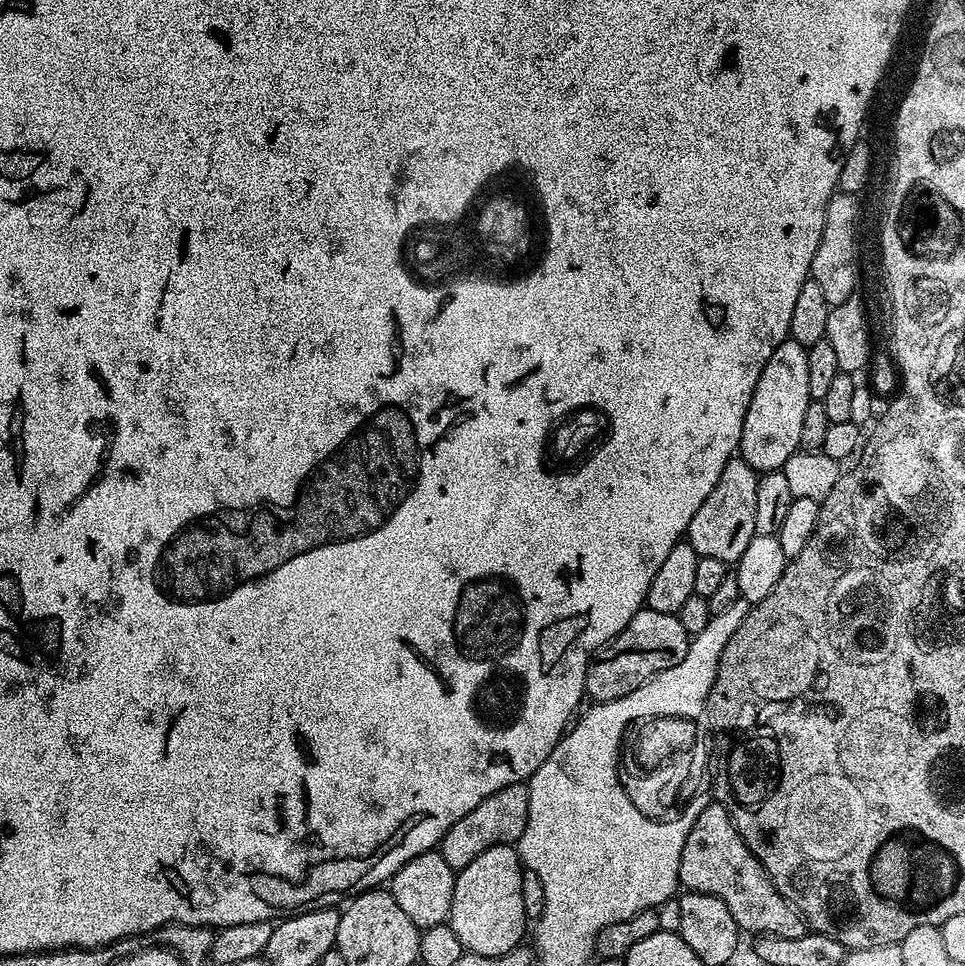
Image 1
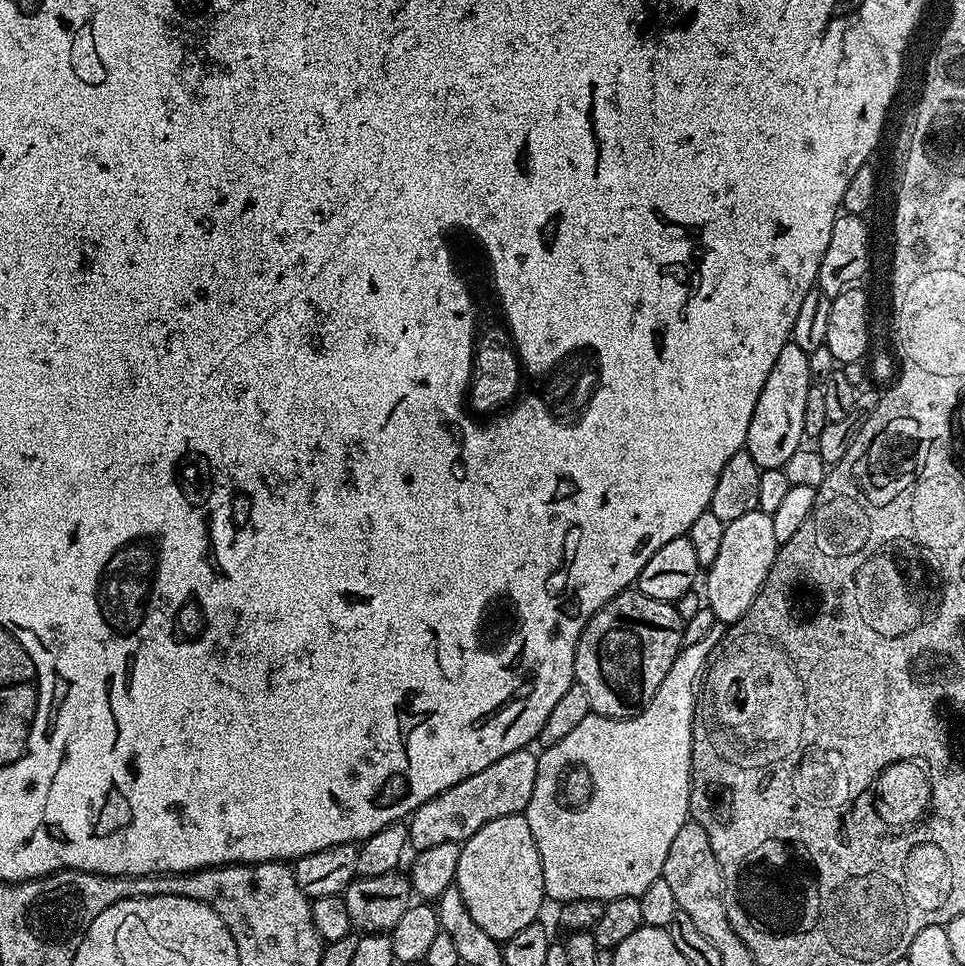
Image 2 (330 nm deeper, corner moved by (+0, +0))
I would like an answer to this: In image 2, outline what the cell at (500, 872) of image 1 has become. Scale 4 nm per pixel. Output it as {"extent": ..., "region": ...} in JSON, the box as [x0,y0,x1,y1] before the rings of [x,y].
{"extent":[455,814,546,942],"region":[[[522,814],[494,818],[494,822],[486,822],[478,834],[463,841],[460,844],[455,886],[461,892],[471,917],[497,942],[514,938],[518,930],[526,930],[526,926],[537,923],[539,916],[536,915],[539,914],[540,907],[546,904],[546,897],[542,882],[542,862],[534,834],[530,834],[530,822],[526,822]]]}

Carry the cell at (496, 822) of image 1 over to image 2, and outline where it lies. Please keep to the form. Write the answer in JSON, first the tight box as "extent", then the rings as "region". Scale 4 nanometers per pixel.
{"extent":[407,748,538,852],"region":[[[519,748],[516,752],[506,754],[506,758],[498,758],[491,766],[486,766],[486,770],[478,770],[478,774],[470,774],[470,778],[462,778],[458,786],[450,786],[450,790],[442,790],[430,802],[418,806],[418,810],[413,812],[407,821],[408,844],[416,852],[430,850],[430,846],[442,846],[442,842],[454,842],[460,844],[468,840],[486,822],[494,822],[494,818],[506,818],[507,816],[518,816],[524,811],[524,807],[530,802],[530,794],[534,794],[534,778],[538,778],[537,753],[528,748]]]}

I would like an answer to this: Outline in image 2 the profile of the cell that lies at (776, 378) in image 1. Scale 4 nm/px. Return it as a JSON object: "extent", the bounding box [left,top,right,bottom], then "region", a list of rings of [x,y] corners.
{"extent":[746,342,814,470],"region":[[[791,342],[782,346],[774,362],[774,370],[770,370],[770,378],[766,378],[762,394],[758,394],[754,418],[750,418],[746,451],[761,470],[783,468],[790,454],[802,447],[805,439],[802,417],[806,414],[806,394],[813,386],[814,377],[810,374],[808,353]]]}

